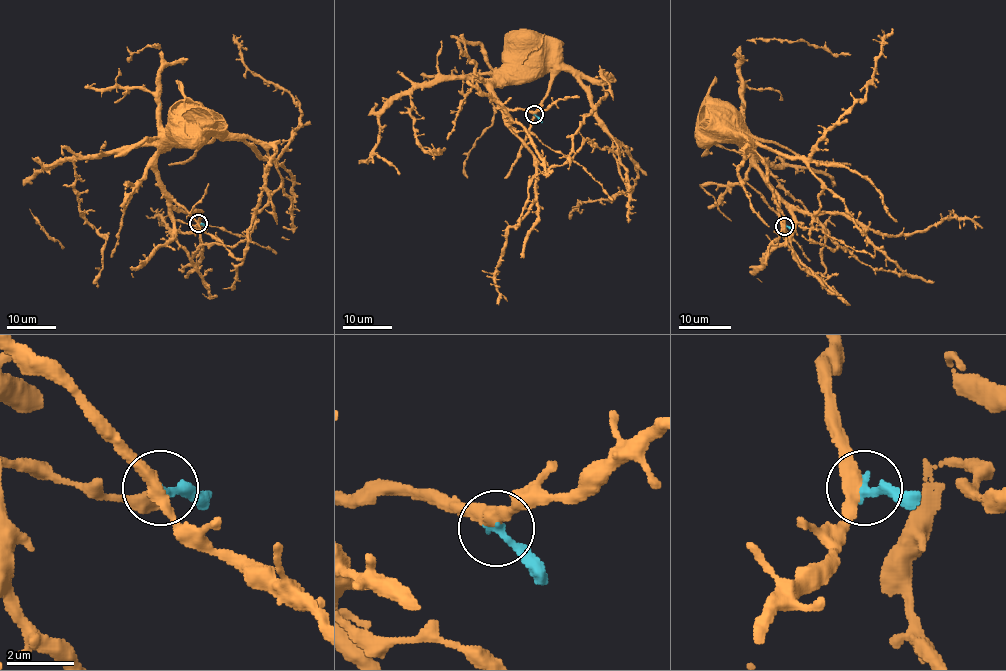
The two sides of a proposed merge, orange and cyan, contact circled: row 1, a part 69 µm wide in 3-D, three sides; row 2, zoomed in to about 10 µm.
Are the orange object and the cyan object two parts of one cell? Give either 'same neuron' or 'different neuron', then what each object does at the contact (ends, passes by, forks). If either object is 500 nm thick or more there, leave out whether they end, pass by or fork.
same neuron; orange passes by; cyan ends

